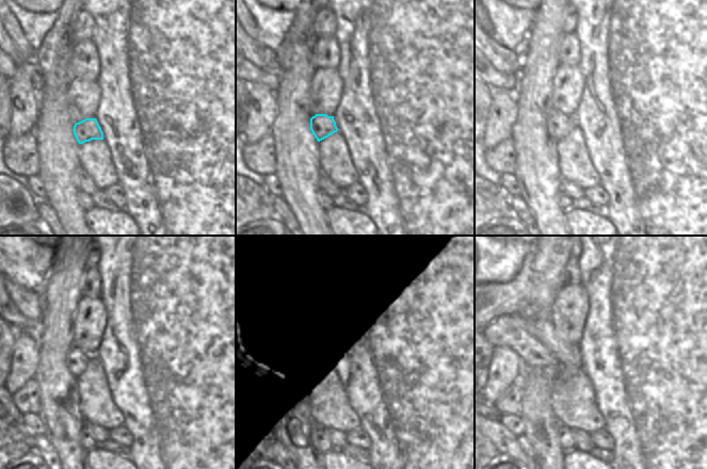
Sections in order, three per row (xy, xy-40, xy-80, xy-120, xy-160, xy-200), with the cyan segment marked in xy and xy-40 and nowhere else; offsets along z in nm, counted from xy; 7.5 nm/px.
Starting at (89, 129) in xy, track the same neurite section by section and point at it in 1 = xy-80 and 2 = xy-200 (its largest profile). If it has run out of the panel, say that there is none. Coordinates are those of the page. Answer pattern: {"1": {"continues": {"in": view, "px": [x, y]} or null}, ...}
{"1": {"continues": {"in": "xy-80", "px": [559, 125]}}, "2": {"continues": {"in": "xy-200", "px": [508, 330]}}}

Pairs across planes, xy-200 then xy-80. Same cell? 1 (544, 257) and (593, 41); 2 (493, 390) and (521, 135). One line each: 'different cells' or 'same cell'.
1: different cells
2: different cells

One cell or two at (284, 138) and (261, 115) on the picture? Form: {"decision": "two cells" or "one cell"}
{"decision": "two cells"}

